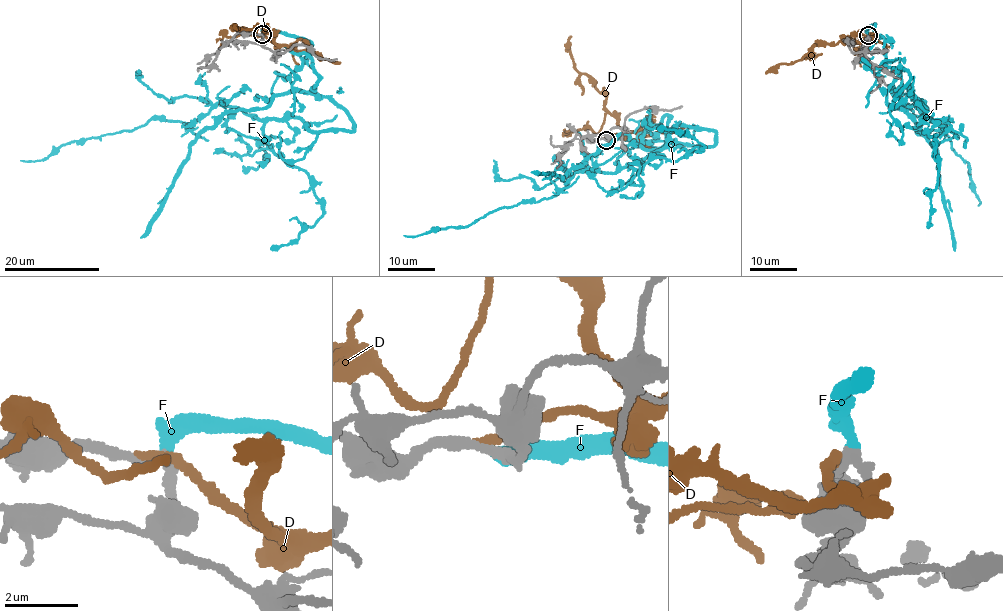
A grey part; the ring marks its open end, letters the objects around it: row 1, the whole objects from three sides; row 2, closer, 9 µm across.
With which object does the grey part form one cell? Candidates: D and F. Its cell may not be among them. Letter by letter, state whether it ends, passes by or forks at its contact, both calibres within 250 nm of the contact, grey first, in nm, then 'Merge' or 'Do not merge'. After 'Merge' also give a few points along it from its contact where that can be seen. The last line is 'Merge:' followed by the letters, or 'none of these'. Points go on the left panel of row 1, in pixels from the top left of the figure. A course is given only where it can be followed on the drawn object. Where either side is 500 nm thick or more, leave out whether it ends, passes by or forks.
D: It ends there. Thickness 260 nm (grey) against 280 nm. Do not merge
F: It ends there. Thickness 240 nm (grey) against 320 nm. Merge. Its course: (261, 34), (311, 43), (311, 92), (353, 130), (216, 103), (191, 123), (150, 119), (20, 161)
Merge: F

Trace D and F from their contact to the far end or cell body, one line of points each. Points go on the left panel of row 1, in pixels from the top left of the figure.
D: (259, 35), (277, 44), (274, 35), (263, 33), (266, 29), (257, 25), (248, 30), (236, 24), (237, 29)
F: (261, 34), (311, 43), (311, 92), (353, 130), (216, 103), (191, 123), (150, 119), (20, 161)

